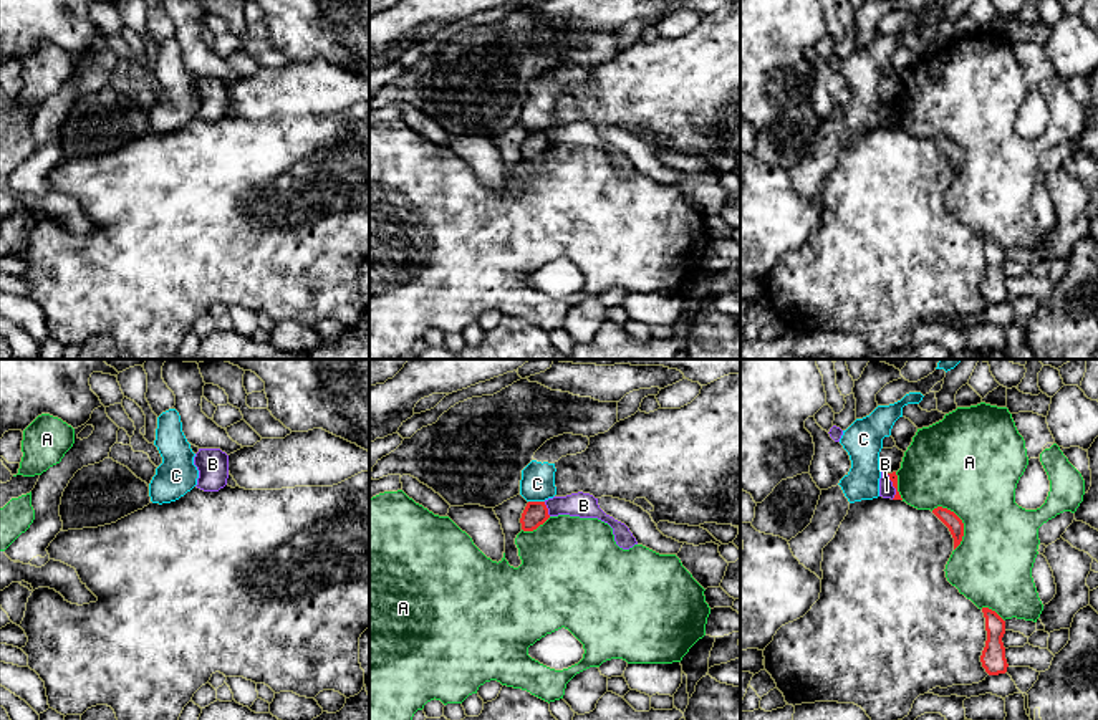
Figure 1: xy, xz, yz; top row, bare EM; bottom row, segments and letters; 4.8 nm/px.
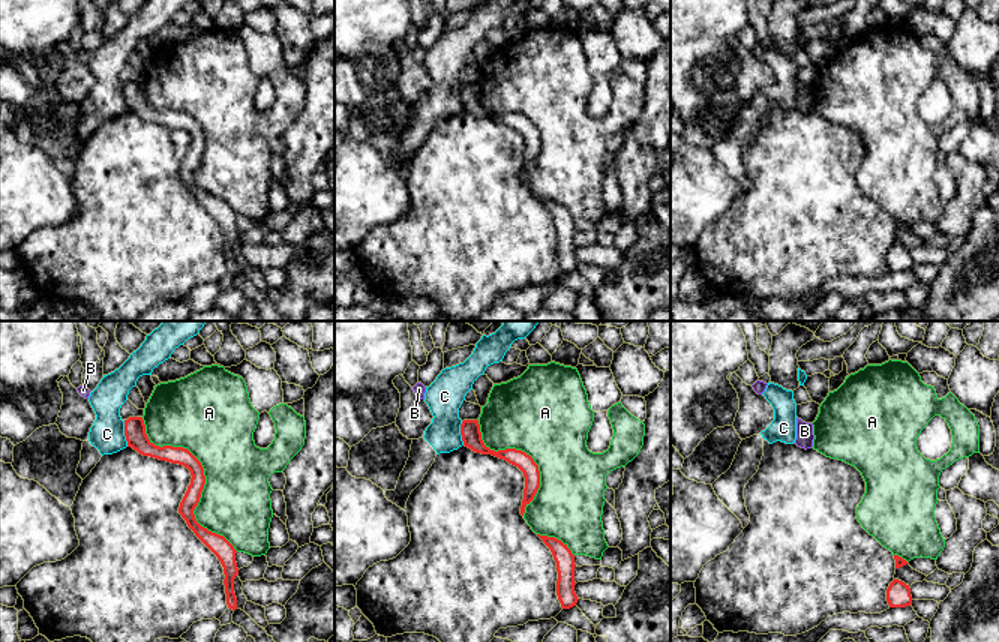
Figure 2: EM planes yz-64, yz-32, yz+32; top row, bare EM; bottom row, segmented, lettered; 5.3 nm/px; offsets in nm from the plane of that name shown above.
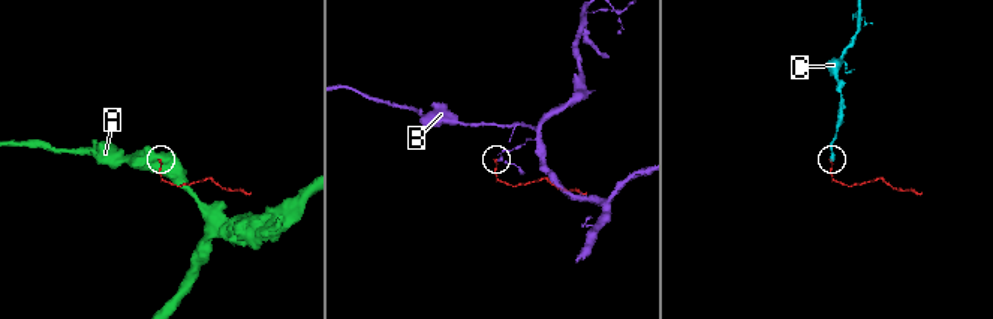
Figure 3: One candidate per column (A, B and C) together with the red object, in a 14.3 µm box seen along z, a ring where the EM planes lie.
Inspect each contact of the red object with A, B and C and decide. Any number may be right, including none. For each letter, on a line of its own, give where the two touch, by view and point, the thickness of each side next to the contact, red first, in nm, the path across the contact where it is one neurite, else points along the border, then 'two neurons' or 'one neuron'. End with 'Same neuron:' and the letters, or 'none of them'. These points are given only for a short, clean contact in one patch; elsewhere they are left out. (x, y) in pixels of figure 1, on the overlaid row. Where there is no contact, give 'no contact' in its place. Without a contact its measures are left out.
A: yz (963, 523) | 80/420 nm | two neurons
B: xz (547, 508) | 120/120 nm | along xz (544, 502), (550, 515) | two neurons
C: xz (537, 502) | 120/170 nm | along xz (529, 500), (544, 502) | two neurons
Same neuron: none of them

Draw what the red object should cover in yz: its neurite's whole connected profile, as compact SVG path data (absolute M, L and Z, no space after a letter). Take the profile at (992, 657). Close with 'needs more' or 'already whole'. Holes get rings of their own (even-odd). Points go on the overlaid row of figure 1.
M982 607L985 617L987 641L980 655L982 667L989 675L1007 672L1005 647L1002 637L1005 634L1005 621L992 609Z; already whole

